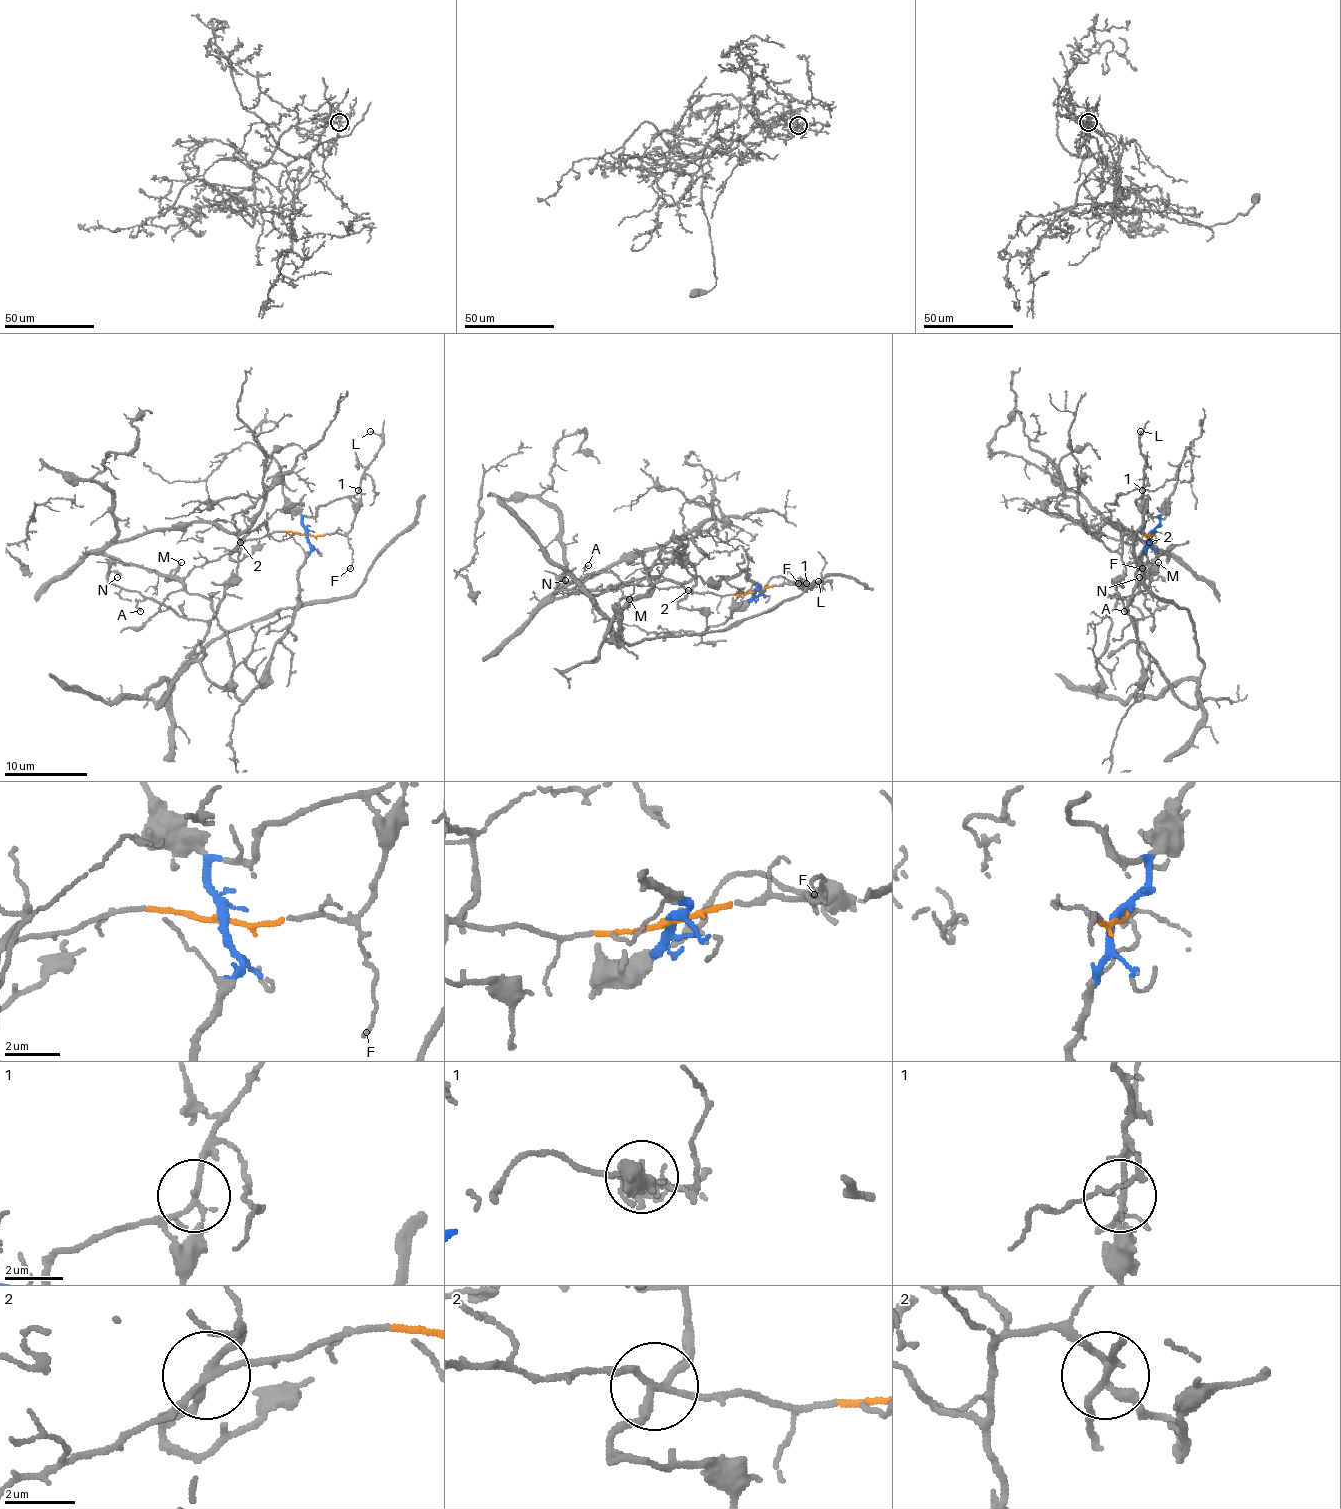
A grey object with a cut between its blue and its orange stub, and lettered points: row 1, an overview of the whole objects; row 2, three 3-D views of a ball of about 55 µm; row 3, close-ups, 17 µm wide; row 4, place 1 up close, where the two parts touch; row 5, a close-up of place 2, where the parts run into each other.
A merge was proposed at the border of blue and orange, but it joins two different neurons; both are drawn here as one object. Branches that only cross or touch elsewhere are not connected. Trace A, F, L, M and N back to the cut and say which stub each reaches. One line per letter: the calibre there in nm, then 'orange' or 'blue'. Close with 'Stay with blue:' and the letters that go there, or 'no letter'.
A: 140 nm | blue
F: 110 nm | orange
L: 120 nm | blue
M: 150 nm | orange
N: 130 nm | blue
Stay with blue: A, L, N

